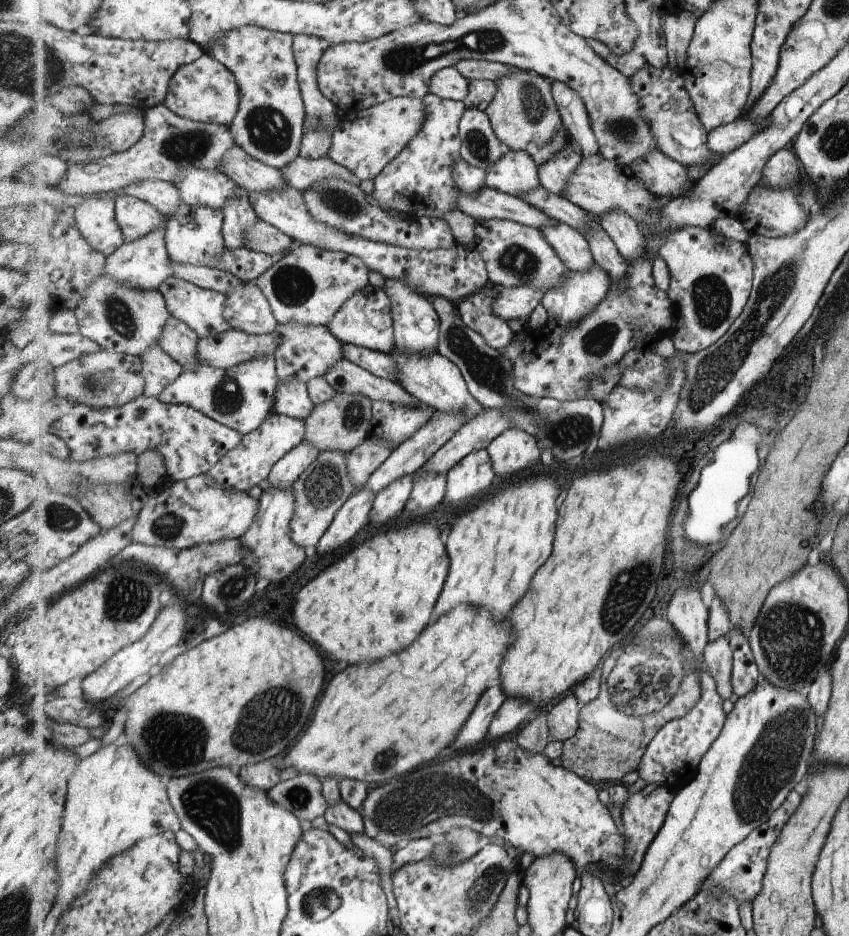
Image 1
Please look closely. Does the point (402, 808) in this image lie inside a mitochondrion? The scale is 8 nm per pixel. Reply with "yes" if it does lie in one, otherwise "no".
yes

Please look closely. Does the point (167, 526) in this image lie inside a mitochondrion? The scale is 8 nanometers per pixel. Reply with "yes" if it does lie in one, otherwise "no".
yes

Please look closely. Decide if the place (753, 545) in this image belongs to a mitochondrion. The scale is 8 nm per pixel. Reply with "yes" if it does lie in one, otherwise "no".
no

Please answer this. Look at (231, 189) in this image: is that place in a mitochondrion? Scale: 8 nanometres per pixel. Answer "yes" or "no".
no

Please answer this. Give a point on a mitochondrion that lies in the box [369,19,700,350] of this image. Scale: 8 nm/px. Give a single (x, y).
(406, 58)

